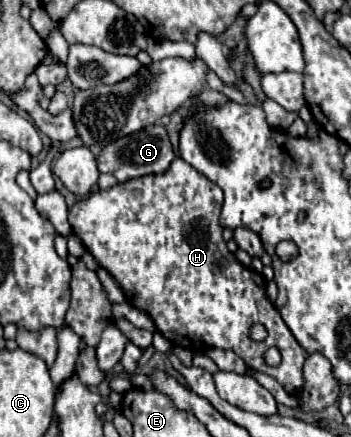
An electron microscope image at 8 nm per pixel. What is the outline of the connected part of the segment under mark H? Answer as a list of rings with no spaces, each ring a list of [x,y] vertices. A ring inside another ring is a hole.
[[[176,156],[164,174],[148,174],[80,198],[70,208],[68,220],[74,234],[82,240],[84,248],[96,258],[102,268],[106,268],[114,276],[126,296],[126,302],[146,312],[156,324],[156,330],[166,340],[170,340],[174,346],[188,348],[190,352],[202,352],[208,348],[232,350],[250,368],[274,376],[288,394],[298,396],[304,386],[302,362],[308,358],[308,352],[296,342],[278,310],[266,298],[266,280],[252,268],[242,266],[226,248],[222,226],[218,222],[220,208],[222,190],[208,178],[202,178],[198,170],[186,166],[180,156]],[[256,322],[264,324],[268,330],[268,338],[264,342],[254,342],[248,336],[250,326]],[[272,346],[278,348],[282,356],[282,362],[278,366],[268,366],[264,360],[264,352]]]

